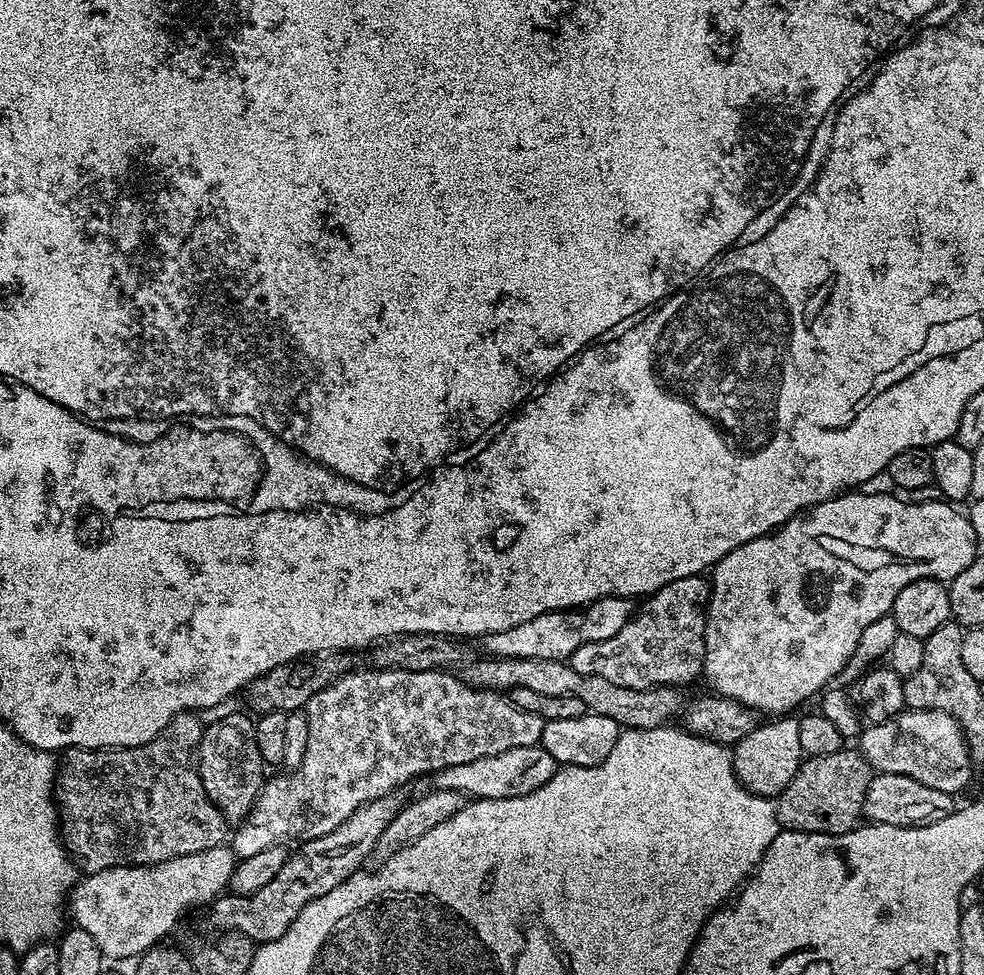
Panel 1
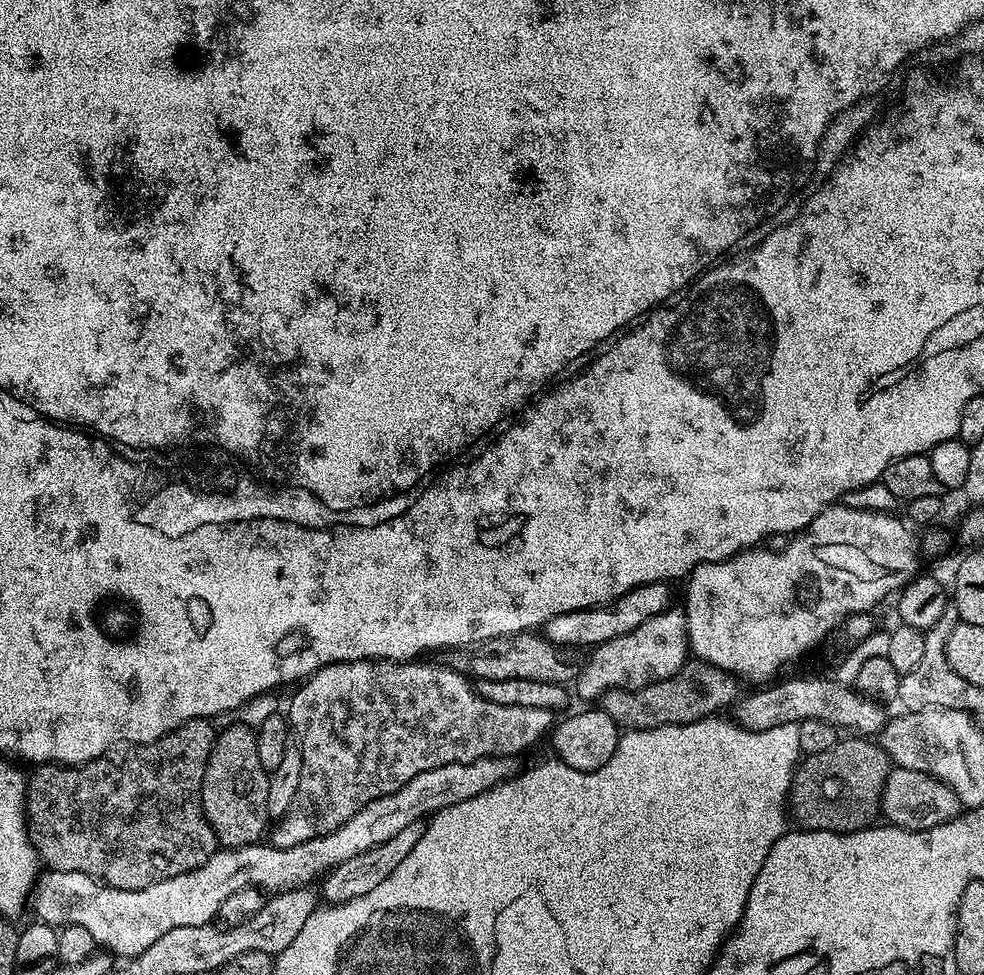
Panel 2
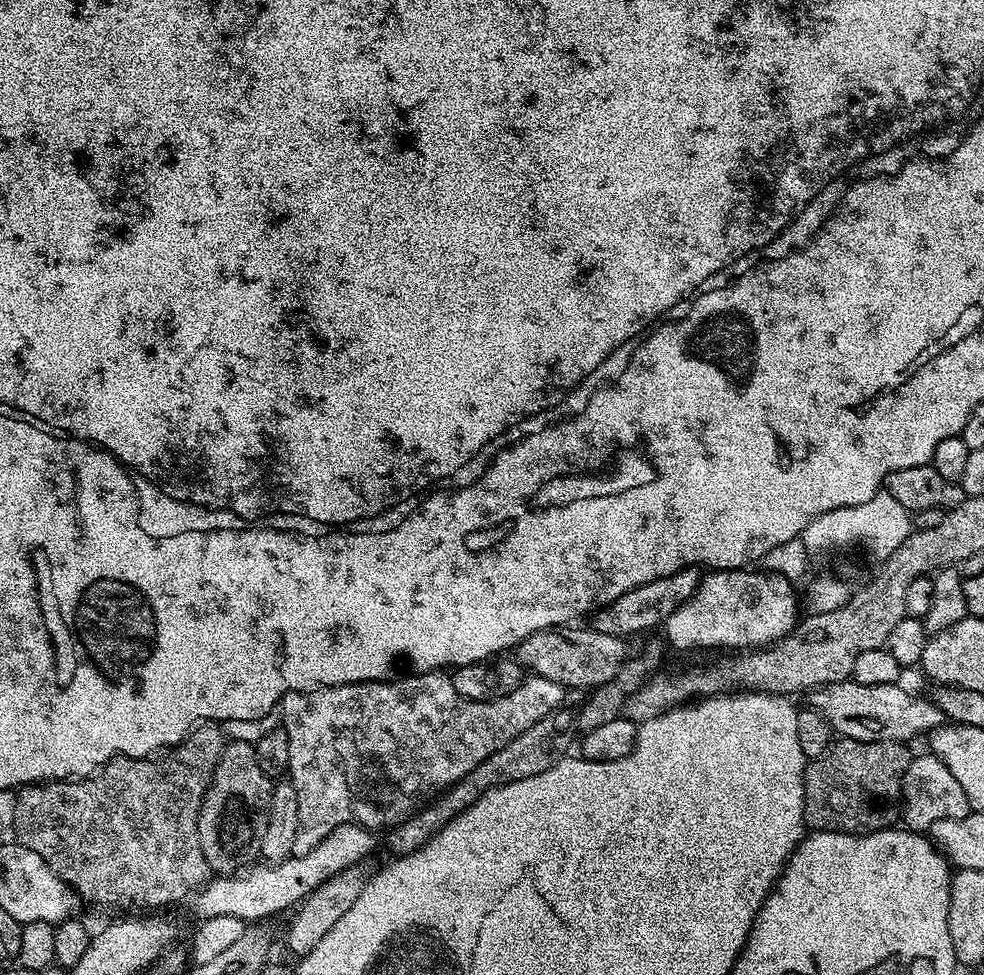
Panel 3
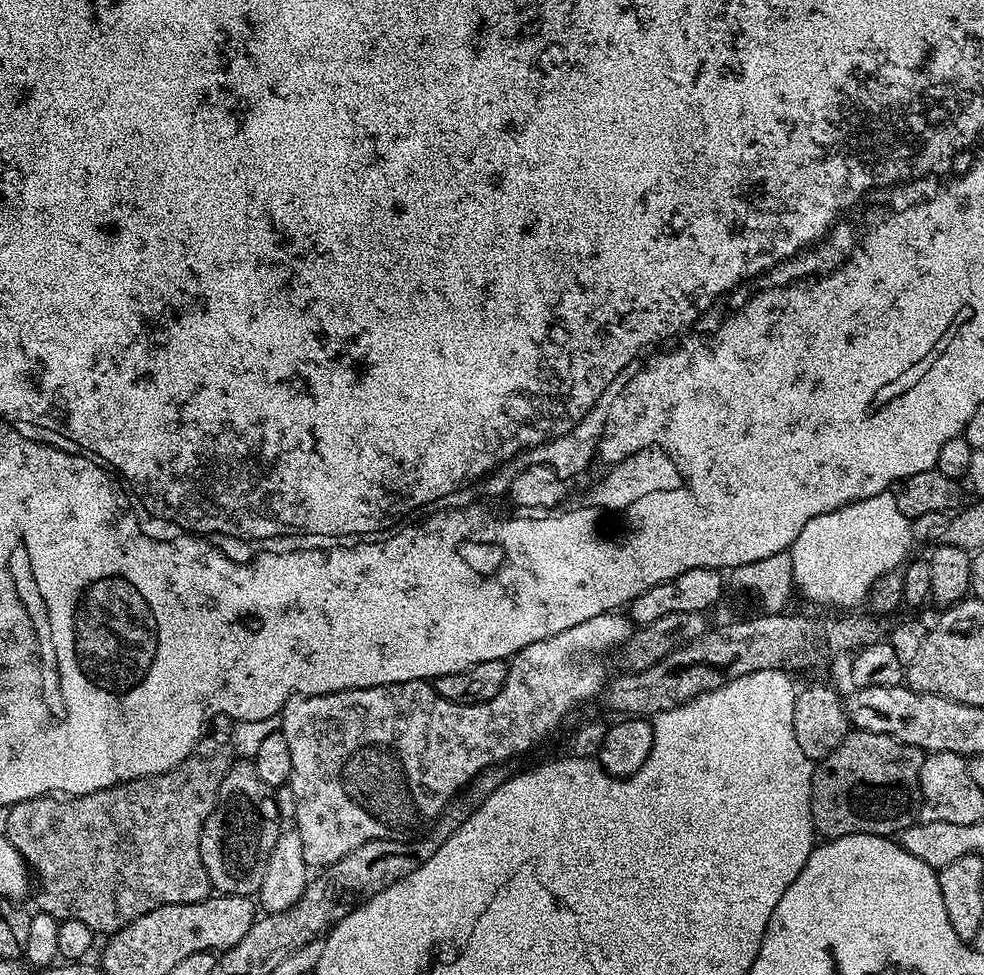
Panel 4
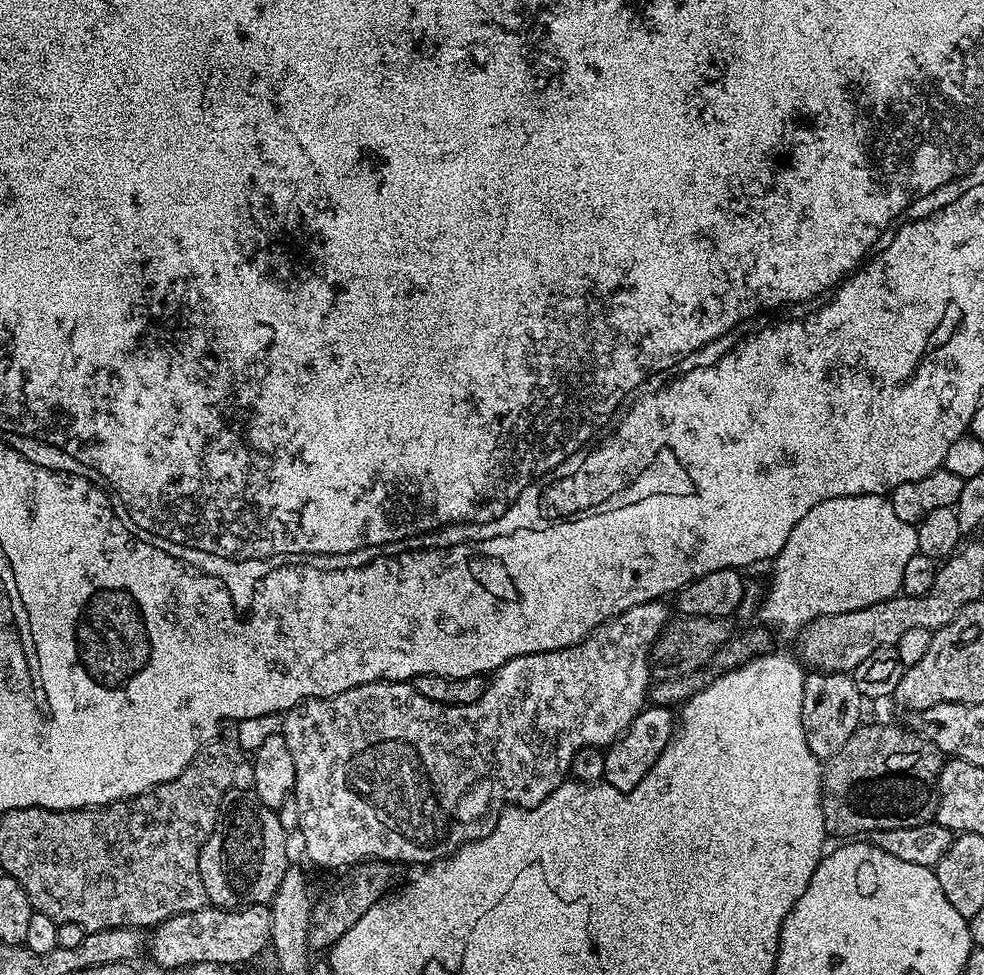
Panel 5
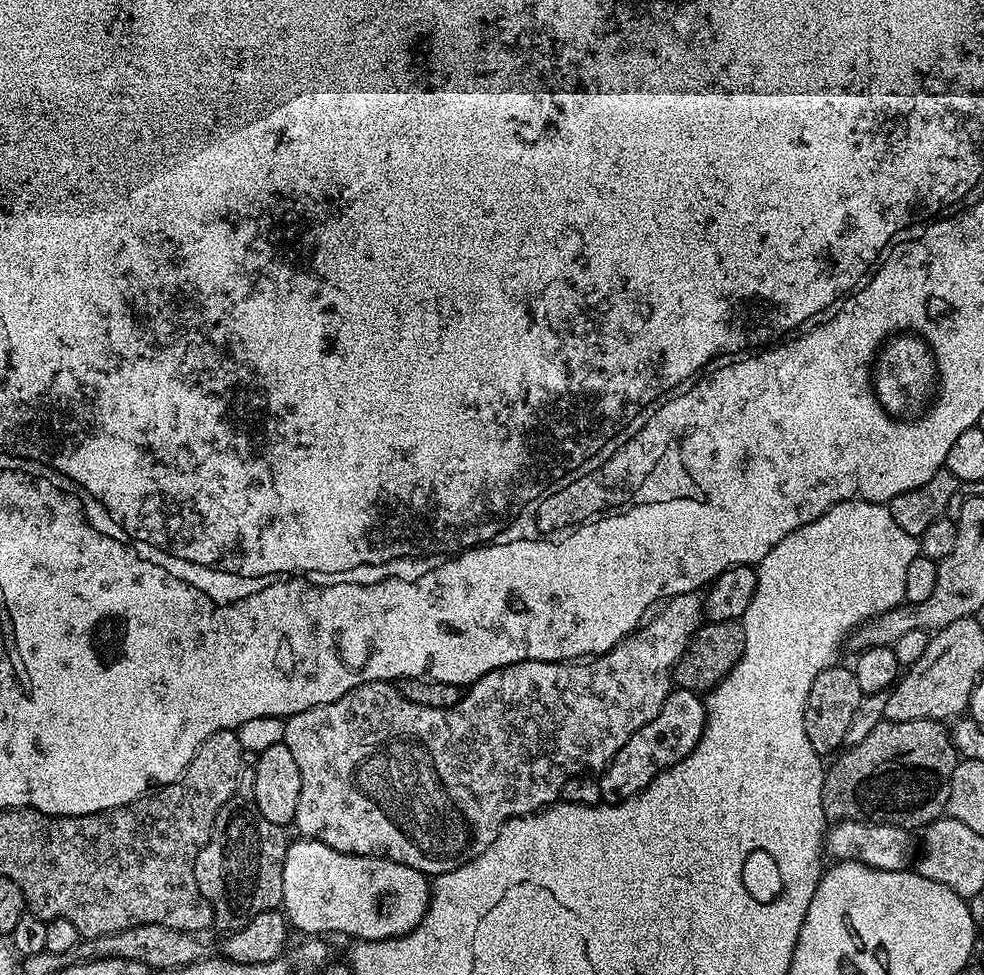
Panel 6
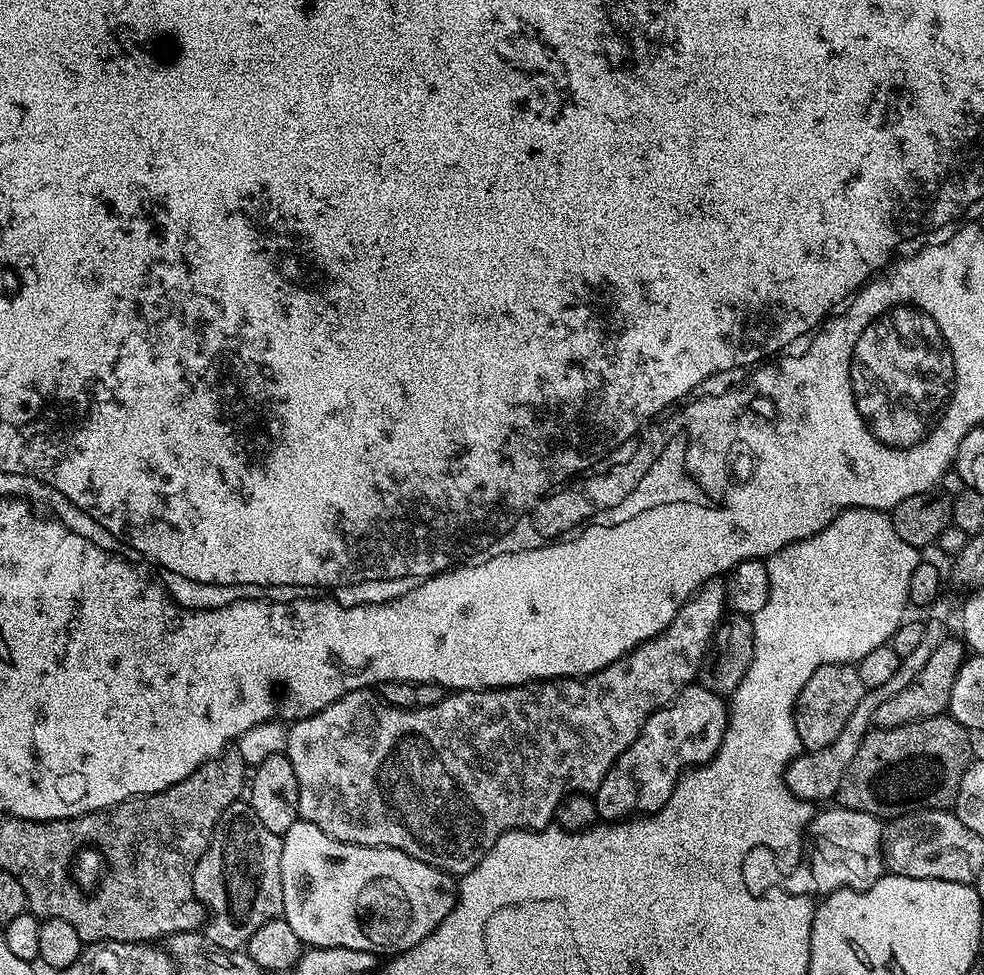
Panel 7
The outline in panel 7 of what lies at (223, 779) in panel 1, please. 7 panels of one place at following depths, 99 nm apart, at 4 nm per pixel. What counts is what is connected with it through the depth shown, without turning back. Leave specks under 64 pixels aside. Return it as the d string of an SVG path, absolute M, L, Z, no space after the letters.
M251 804L230 805L218 818L208 848L192 871L192 889L208 915L202 928L204 935L228 952L243 949L258 926L284 915L282 837L262 826Z

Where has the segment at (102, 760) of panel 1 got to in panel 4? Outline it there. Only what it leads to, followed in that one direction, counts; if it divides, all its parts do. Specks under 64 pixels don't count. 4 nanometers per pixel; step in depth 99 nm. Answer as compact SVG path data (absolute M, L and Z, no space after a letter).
M201 738L194 746L192 753L176 768L164 772L160 776L142 776L138 780L126 780L122 784L115 784L109 788L98 790L94 794L85 796L70 796L67 798L57 798L55 795L39 796L33 800L23 800L7 809L8 821L2 828L3 835L18 850L18 854L28 865L31 875L40 883L40 889L36 892L36 905L39 911L50 914L55 920L77 920L86 922L90 930L97 934L111 934L117 932L122 926L129 924L134 918L142 914L150 914L150 910L158 910L158 906L170 906L171 904L193 904L199 900L205 900L210 895L210 885L206 866L202 862L200 853L200 839L206 818L216 805L218 790L222 786L222 778L226 778L228 769L233 763L234 753L227 743L220 740L208 740Z

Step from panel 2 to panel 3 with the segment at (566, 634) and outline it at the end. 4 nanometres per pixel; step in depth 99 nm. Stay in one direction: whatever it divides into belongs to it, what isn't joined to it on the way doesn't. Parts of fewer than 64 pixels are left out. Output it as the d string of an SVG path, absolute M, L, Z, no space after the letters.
M699 567L683 568L666 578L658 578L646 586L638 586L622 594L622 598L599 609L591 617L591 627L596 628L602 634L614 634L625 638L633 638L632 636L638 635L639 632L648 632L651 628L659 629L670 618L670 614L674 614L678 606L682 606L682 602L692 597L694 590L700 584L701 575Z

